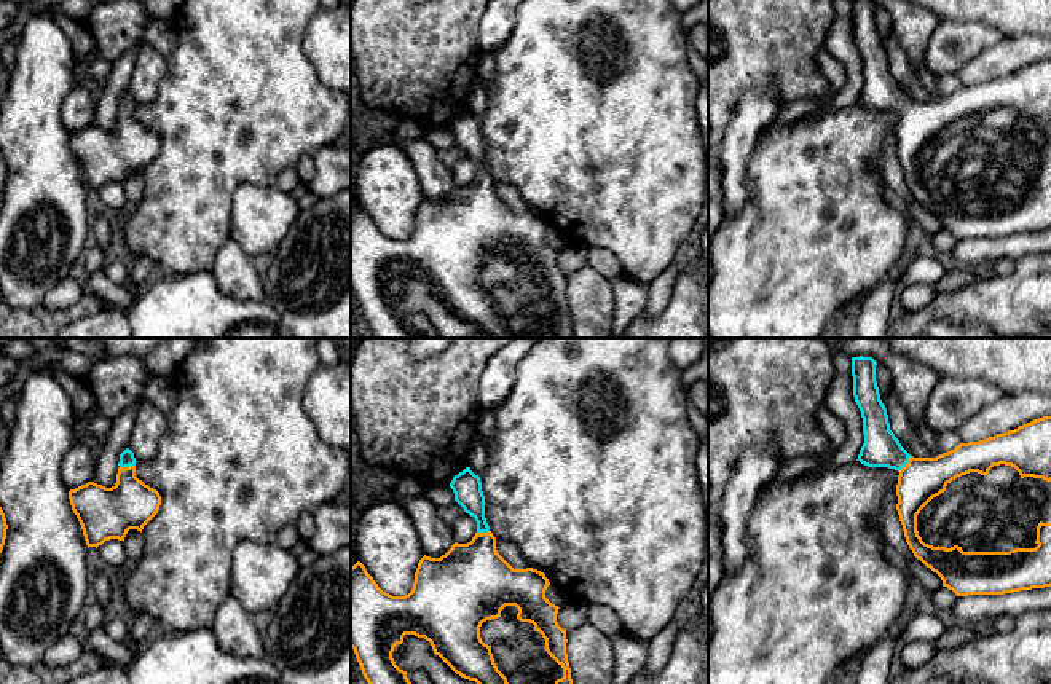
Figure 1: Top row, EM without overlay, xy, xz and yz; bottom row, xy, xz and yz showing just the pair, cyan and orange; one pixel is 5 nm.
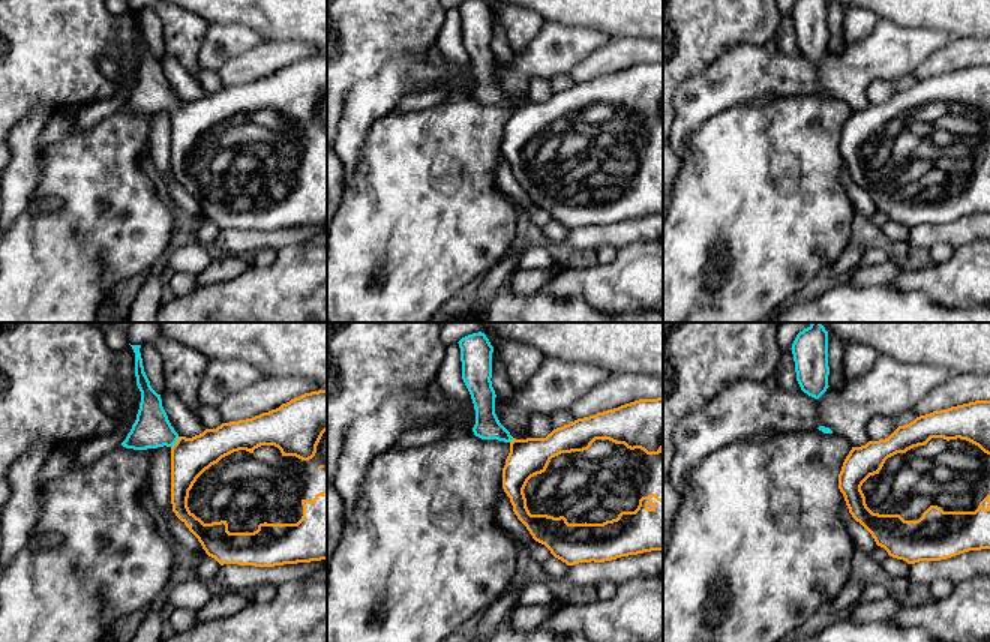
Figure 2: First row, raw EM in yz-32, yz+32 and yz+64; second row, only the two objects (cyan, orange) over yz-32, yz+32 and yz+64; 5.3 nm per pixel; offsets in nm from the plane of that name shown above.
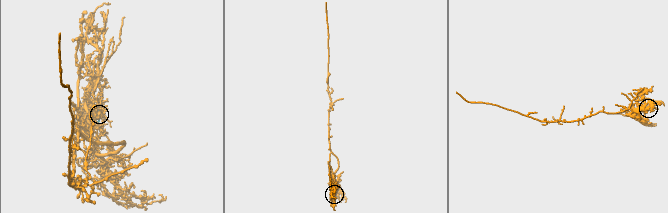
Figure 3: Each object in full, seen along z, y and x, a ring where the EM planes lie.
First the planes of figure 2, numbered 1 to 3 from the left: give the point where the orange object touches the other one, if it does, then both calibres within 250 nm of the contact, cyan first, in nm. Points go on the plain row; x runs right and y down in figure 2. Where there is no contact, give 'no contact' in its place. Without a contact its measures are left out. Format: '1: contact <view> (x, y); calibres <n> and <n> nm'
1: contact yz-32 (176, 105); calibres 200 and 200 nm
2: contact yz+32 (510, 105); calibres 140 and 200 nm
3: no contact

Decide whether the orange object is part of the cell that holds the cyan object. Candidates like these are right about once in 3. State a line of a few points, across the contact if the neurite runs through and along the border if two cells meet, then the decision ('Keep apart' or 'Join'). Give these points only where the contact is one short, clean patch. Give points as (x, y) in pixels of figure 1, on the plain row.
Line: xy (126, 101), (126, 109), (126, 137), (109, 155). Join

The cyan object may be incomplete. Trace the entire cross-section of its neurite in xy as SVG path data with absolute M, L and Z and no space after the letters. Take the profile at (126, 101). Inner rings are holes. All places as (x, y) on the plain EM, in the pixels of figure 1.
M126 91L120 97L116 126L112 131L88 124L69 134L88 191L97 191L110 182L124 183L129 172L142 175L158 156L161 139L136 120L136 105L134 96Z

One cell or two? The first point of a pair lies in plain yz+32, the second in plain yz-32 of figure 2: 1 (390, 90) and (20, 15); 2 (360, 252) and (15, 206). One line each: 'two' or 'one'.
1: two
2: two

